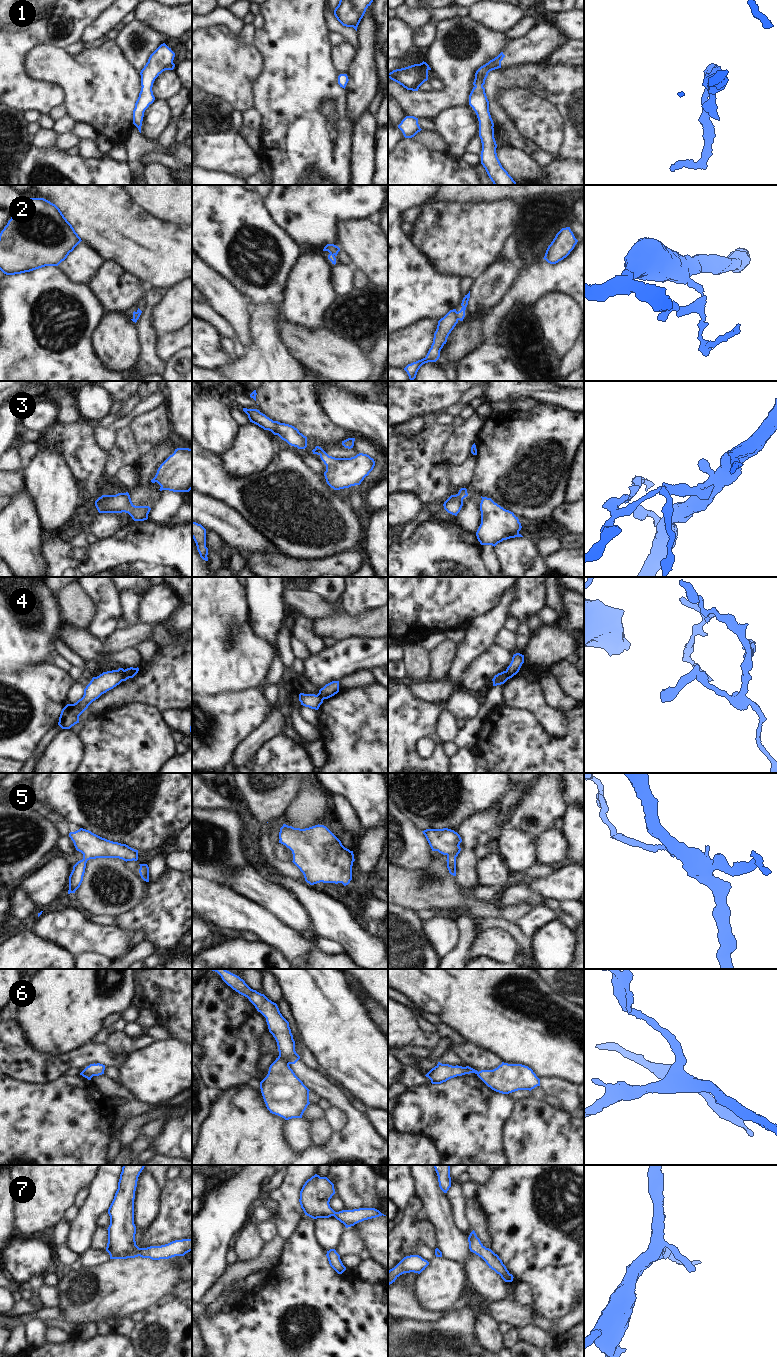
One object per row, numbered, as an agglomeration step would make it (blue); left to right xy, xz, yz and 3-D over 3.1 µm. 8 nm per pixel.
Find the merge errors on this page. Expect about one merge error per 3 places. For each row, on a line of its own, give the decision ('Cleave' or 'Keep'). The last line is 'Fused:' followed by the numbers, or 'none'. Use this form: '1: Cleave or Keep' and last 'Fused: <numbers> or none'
1: Keep
2: Cleave
3: Keep
4: Cleave
5: Keep
6: Cleave
7: Keep
Fused: 2, 4, 6.

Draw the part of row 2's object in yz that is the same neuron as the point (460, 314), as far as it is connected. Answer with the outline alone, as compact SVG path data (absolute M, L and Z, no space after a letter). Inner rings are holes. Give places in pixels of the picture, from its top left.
M470 291L467 295L465 295L465 297L462 300L461 310L457 312L457 319L460 320L460 321L463 321L463 319L465 317L465 310L466 310L466 307L468 305L469 298L470 298Z

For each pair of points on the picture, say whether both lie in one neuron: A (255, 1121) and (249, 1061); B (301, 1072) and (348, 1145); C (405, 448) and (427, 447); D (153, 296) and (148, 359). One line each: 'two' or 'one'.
A: two
B: one
C: one
D: one

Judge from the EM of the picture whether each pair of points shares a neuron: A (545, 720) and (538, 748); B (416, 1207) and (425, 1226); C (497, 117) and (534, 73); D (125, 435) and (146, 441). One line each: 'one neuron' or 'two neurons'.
A: two neurons
B: one neuron
C: one neuron
D: two neurons

